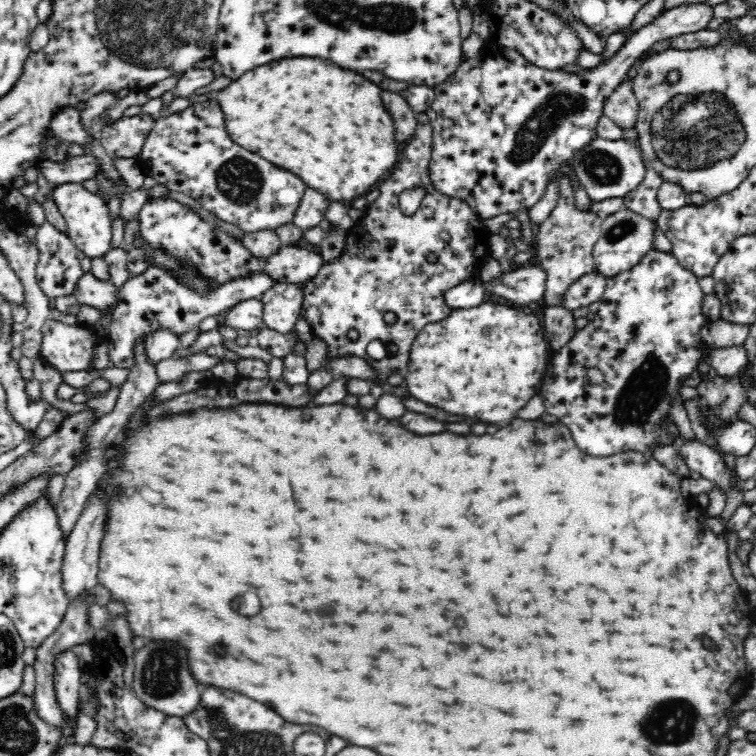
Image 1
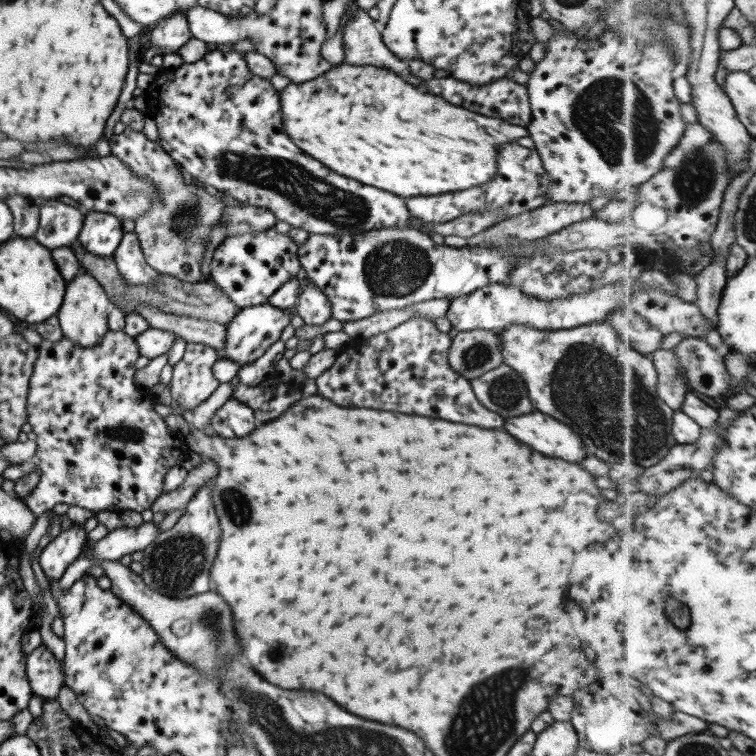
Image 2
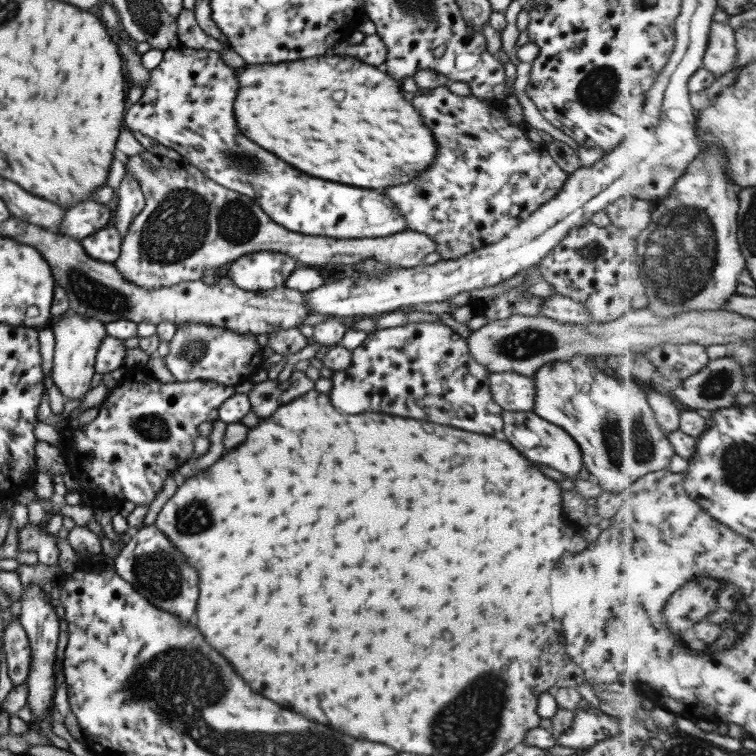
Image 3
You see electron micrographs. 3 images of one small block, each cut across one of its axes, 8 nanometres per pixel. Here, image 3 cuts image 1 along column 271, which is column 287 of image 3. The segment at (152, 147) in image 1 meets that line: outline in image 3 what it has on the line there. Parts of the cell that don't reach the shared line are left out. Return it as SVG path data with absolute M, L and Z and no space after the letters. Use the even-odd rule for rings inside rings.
M181 45L174 49L166 49L162 62L150 71L151 81L148 81L144 88L142 97L130 106L128 114L124 116L128 130L141 132L175 150L186 160L186 164L202 171L220 186L256 199L262 210L286 231L312 237L372 239L393 236L409 230L404 215L386 195L376 190L362 190L356 186L344 186L338 182L328 182L322 178L302 174L282 158L274 156L272 152L264 150L262 146L248 139L238 129L234 117L234 100L240 90L238 71L224 63L219 51L196 50Z

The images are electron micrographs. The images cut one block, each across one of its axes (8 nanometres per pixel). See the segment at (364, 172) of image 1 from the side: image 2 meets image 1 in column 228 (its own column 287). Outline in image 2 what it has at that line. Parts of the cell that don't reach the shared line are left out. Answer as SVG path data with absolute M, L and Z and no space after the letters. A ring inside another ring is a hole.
M340 63L333 65L330 70L324 74L314 78L314 80L307 80L301 83L290 83L284 89L279 91L280 110L283 116L282 124L286 134L292 139L292 142L301 148L306 154L310 154L312 158L320 160L324 166L328 166L330 170L342 174L342 176L352 176L354 180L360 180L368 186L376 186L380 190L388 190L396 196L428 196L428 194L446 194L452 190L466 190L472 186L478 186L488 182L496 174L496 159L498 146L509 142L516 142L519 138L529 136L527 127L516 126L512 123L502 121L499 118L488 118L488 115L474 114L466 108L460 106L452 106L450 102L446 104L444 98L440 96L432 96L432 94L424 94L420 90L416 90L414 86L406 84L402 77L392 74L392 71L385 68L378 68L377 66L368 65L351 65L348 63Z

